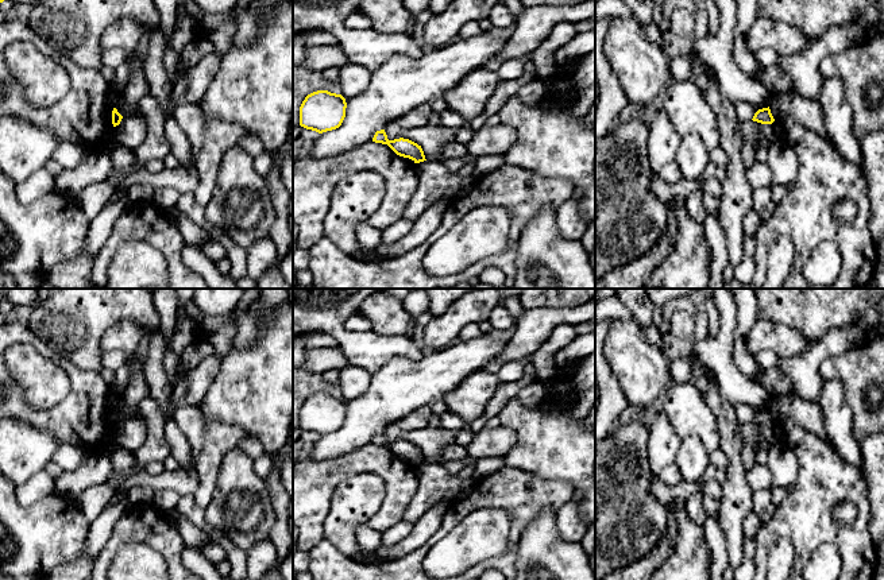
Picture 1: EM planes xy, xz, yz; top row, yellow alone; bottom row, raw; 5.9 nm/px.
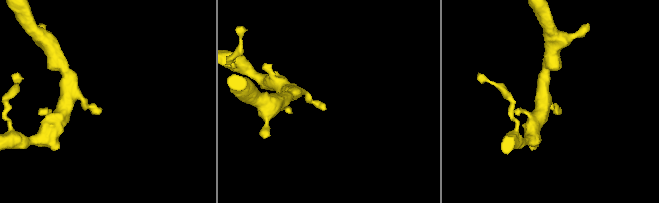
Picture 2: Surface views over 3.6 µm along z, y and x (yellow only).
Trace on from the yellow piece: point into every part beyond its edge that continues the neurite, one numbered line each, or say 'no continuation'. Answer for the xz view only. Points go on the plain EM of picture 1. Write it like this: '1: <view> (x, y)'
no continuation

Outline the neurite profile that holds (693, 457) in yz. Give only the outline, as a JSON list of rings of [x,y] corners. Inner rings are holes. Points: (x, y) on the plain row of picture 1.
[[[690,436],[682,440],[675,460],[682,479],[688,483],[696,483],[710,463],[710,452],[706,449],[700,438]]]

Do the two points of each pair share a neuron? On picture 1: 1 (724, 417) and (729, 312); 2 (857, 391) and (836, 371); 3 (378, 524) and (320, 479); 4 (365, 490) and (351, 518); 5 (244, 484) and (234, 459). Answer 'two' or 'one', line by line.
1: two
2: one
3: one
4: one
5: one

